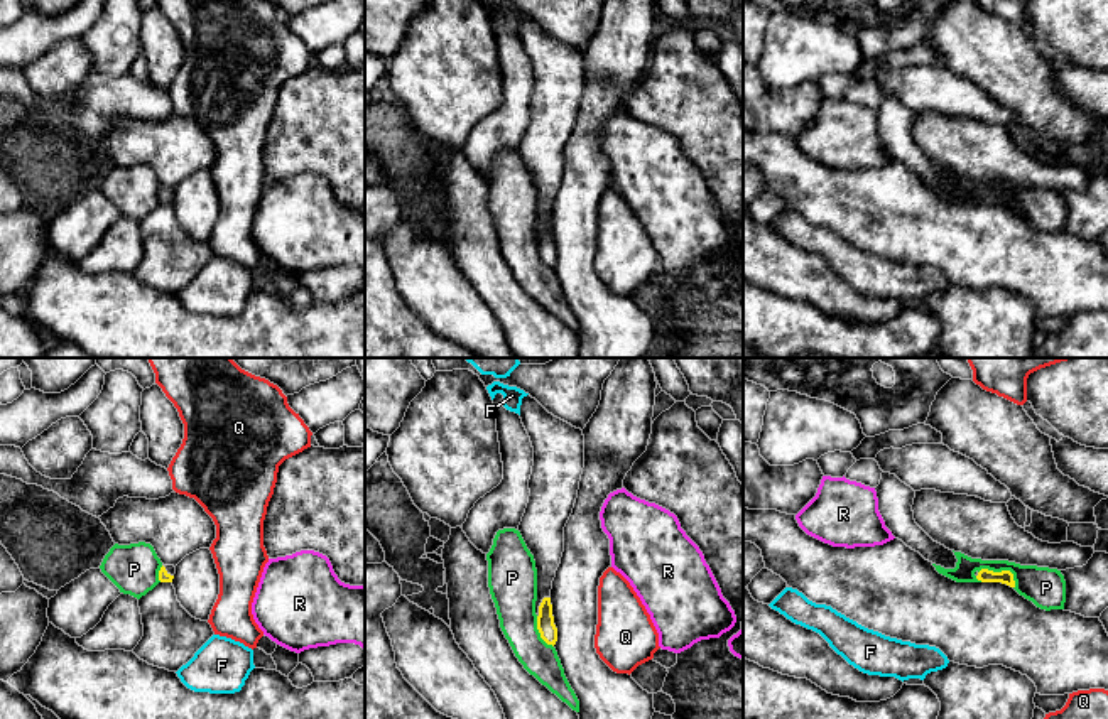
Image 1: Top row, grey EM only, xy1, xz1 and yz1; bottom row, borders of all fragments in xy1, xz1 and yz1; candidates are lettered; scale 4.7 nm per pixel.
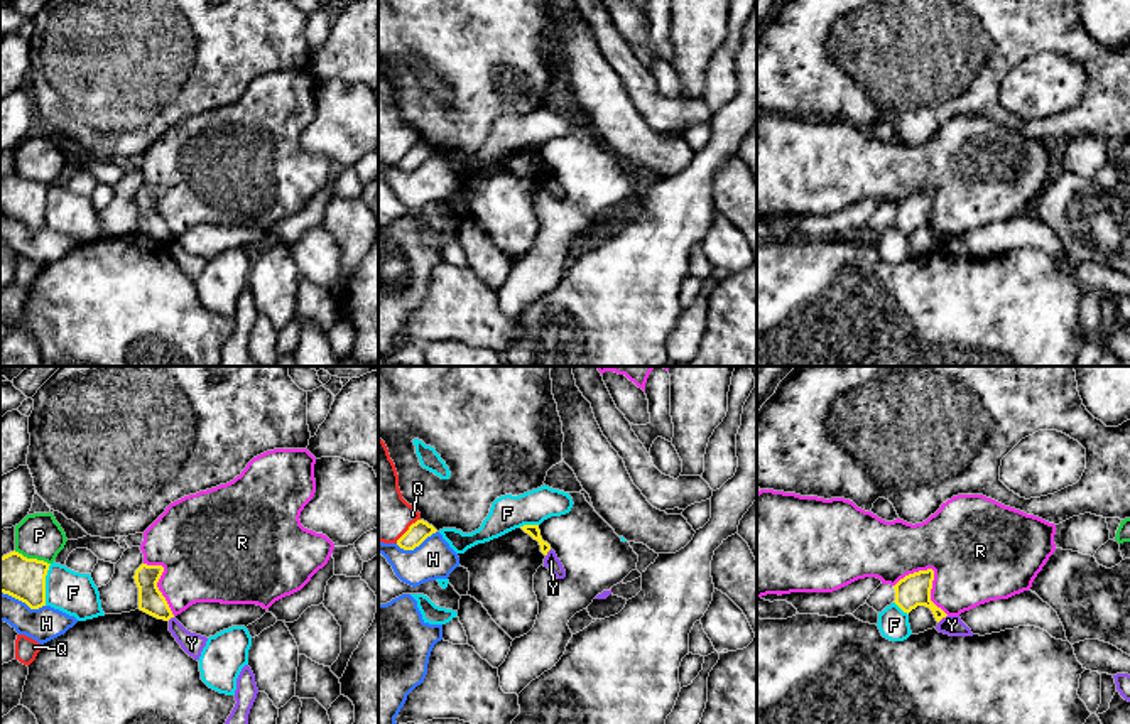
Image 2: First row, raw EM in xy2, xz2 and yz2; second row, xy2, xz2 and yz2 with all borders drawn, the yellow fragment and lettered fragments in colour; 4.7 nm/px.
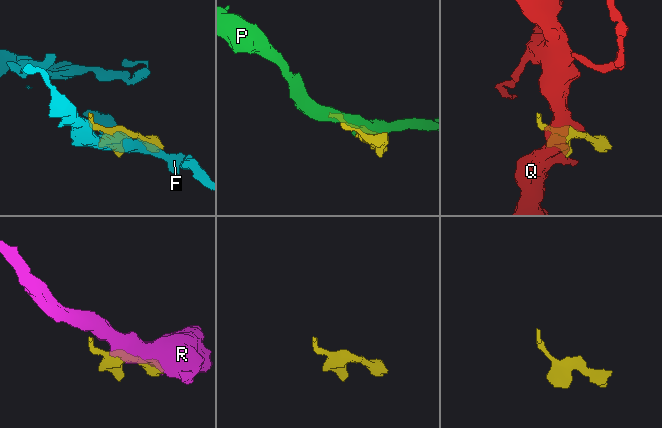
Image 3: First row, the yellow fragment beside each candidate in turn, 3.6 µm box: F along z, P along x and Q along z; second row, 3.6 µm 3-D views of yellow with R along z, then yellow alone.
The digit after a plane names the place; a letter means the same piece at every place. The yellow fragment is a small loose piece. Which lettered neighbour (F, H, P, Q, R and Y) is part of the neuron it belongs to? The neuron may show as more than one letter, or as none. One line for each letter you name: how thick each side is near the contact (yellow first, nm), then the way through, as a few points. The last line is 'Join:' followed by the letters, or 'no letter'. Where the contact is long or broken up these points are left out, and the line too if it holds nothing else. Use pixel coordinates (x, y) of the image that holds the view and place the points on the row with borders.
Join: no letter

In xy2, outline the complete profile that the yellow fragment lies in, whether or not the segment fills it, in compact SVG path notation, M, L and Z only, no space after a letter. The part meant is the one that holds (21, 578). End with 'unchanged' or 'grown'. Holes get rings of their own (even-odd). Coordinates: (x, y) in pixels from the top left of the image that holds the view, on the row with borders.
M19 552L0 557L0 592L8 594L30 609L46 606L47 562L27 559Z | unchanged

